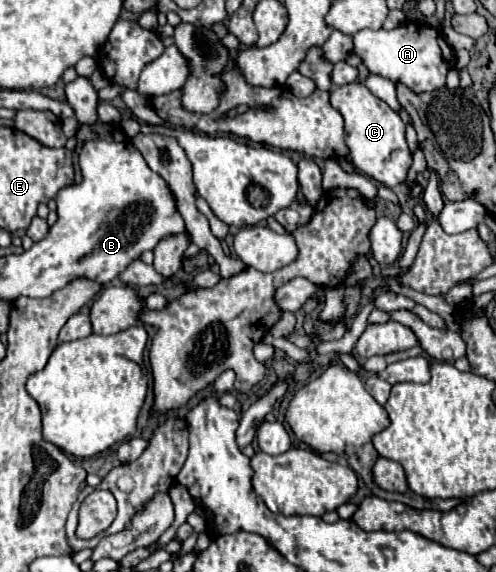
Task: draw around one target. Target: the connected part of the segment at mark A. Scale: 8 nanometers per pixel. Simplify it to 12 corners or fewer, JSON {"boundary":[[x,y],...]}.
{"boundary":[[422,22],[354,34],[372,74],[442,88],[454,52]]}

